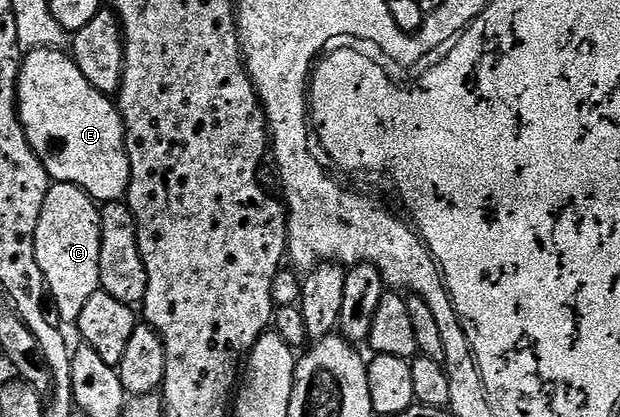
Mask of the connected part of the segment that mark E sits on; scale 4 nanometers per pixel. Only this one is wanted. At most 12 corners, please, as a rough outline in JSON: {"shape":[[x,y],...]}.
{"shape":[[66,51],[22,57],[17,107],[54,183],[100,205],[131,171],[118,103]]}

